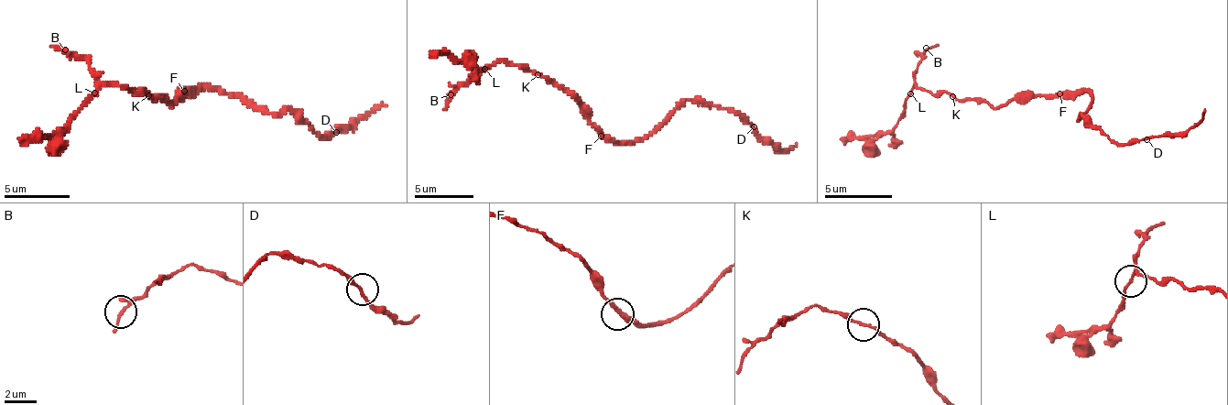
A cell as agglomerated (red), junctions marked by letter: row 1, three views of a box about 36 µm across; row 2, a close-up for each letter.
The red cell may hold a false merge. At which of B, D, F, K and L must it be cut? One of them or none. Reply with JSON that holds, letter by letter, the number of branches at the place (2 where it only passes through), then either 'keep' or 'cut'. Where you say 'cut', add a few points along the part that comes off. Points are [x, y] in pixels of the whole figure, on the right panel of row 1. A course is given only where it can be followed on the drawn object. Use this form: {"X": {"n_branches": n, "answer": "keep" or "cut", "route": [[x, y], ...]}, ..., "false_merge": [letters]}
{"B": {"n_branches": 3, "answer": "keep"}, "D": {"n_branches": 2, "answer": "keep"}, "F": {"n_branches": 2, "answer": "keep"}, "K": {"n_branches": 2, "answer": "keep"}, "L": {"n_branches": 3, "answer": "keep"}, "false_merge": []}

